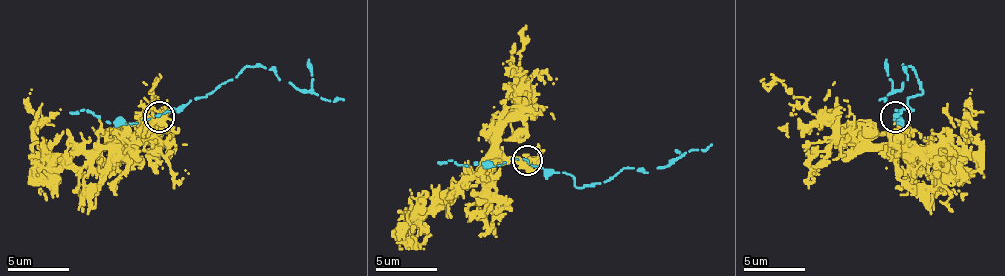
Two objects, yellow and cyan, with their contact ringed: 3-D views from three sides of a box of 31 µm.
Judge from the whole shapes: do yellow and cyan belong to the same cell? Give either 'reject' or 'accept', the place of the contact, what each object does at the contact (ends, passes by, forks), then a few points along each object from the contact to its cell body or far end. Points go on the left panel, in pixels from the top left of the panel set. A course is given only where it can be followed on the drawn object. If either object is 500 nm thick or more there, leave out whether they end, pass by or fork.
reject | (159, 117) | yellow ends | cyan passes by | yellow via (160, 117), (154, 136), (129, 136), (117, 145), (47, 154), (35, 136), (35, 117), (29, 102), (32, 90) | cyan via (160, 117), (166, 111), (212, 93), (248, 66), (264, 66), (279, 81), (324, 99), (343, 99)

